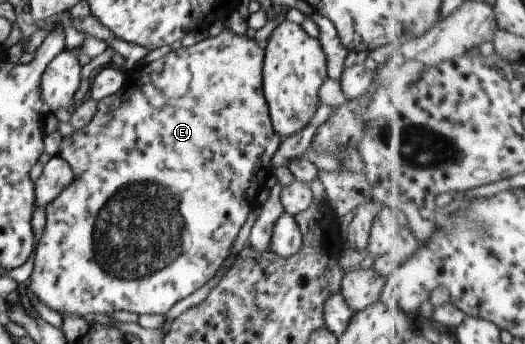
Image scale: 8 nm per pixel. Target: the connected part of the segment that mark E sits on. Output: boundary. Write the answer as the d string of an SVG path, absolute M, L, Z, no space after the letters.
M225 28L217 36L207 36L196 41L193 46L181 46L155 61L139 64L142 68L140 71L143 71L141 79L135 80L127 76L123 86L115 94L98 100L97 112L91 118L91 122L85 128L74 129L69 136L61 137L57 154L63 162L69 164L72 181L44 208L45 224L37 240L32 272L21 289L29 290L35 300L39 300L41 304L45 304L47 308L61 315L67 313L78 317L85 314L110 315L115 310L127 310L137 315L159 314L161 316L175 302L193 294L197 288L201 288L209 278L212 278L221 262L227 257L237 232L255 207L252 193L270 183L271 157L275 154L281 140L273 132L273 126L269 120L269 108L261 90L264 54L263 45L257 44L253 38L248 38L245 34L237 36Z

